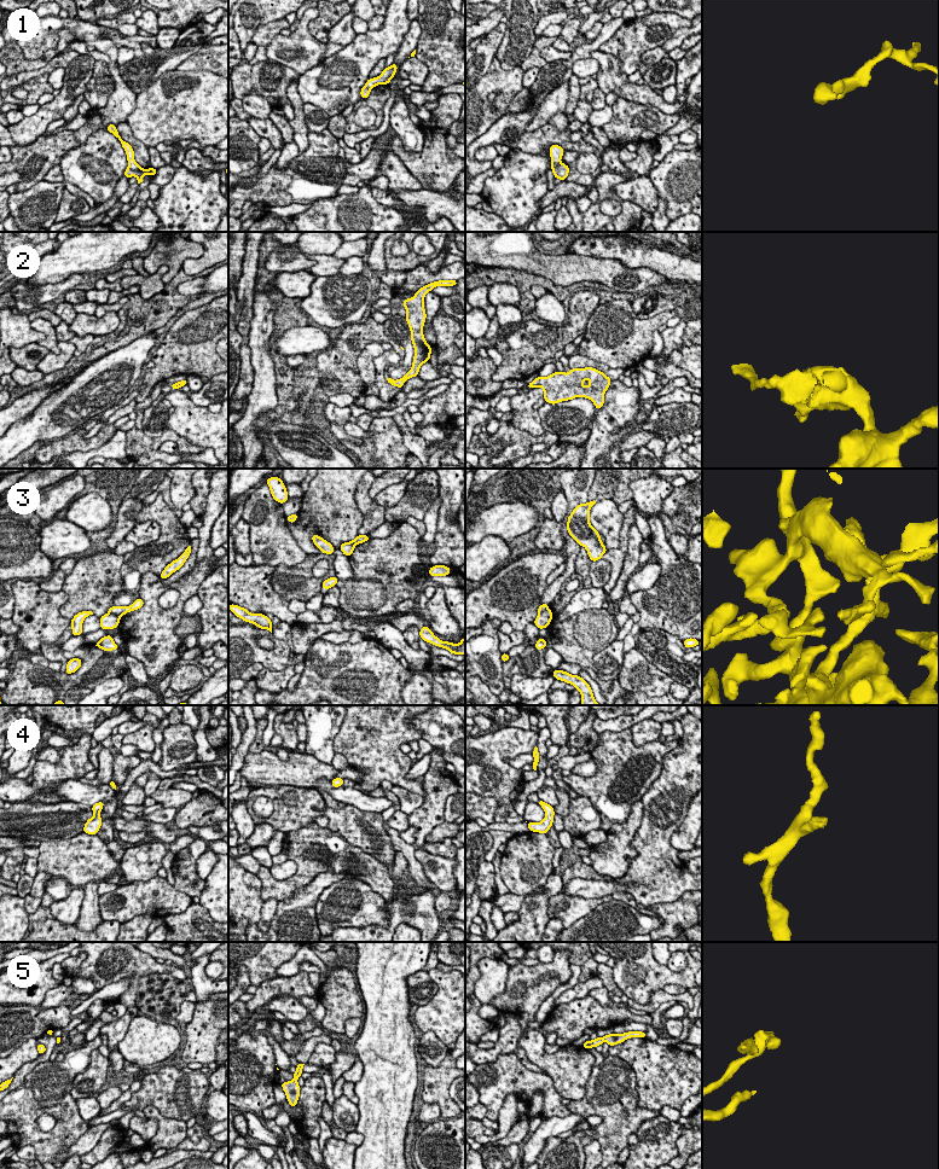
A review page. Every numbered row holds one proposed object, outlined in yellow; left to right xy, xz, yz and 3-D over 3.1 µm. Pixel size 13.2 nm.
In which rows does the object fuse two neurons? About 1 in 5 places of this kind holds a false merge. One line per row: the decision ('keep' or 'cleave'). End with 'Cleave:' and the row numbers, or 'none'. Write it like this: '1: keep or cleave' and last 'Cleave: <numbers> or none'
1: keep
2: keep
3: cleave
4: keep
5: keep
Cleave: 3

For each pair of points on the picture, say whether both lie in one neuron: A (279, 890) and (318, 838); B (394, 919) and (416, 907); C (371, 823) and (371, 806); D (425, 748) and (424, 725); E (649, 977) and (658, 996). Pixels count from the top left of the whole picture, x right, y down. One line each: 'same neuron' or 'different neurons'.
A: same neuron
B: same neuron
C: different neurons
D: different neurons
E: different neurons

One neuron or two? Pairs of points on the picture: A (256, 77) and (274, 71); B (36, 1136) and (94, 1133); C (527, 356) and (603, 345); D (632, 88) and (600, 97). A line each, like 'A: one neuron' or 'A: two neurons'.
A: one neuron
B: two neurons
C: two neurons
D: two neurons

